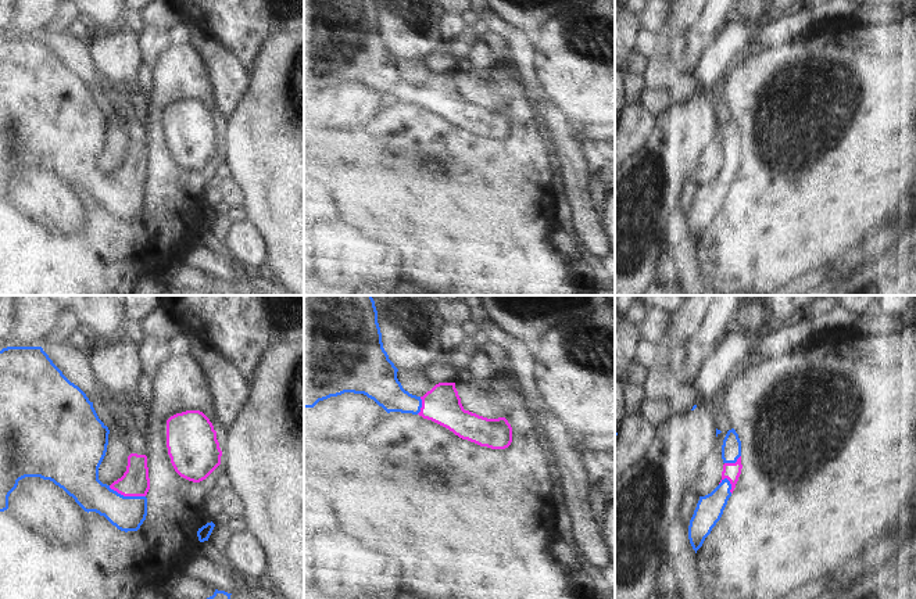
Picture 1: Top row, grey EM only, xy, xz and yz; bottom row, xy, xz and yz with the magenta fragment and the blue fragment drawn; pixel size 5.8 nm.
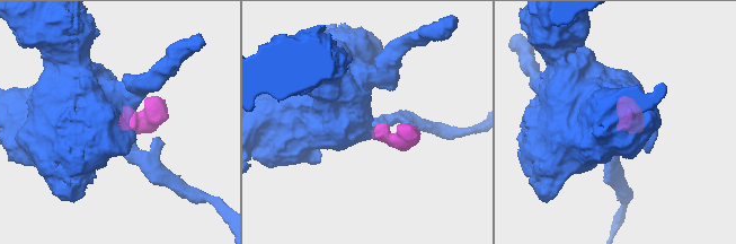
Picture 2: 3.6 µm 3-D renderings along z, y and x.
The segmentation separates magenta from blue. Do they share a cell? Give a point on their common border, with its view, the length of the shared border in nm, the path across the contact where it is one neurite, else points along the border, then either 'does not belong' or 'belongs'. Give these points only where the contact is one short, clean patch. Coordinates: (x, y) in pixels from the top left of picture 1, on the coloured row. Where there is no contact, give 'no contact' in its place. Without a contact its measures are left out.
xy (126, 495) | 220 nm | belongs

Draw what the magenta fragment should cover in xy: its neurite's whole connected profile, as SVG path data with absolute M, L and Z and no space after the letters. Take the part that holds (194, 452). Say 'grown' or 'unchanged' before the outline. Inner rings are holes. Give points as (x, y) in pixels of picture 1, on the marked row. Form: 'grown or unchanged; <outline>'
unchanged; M200 410L176 413L167 420L167 448L175 471L193 483L205 480L221 465L217 431Z

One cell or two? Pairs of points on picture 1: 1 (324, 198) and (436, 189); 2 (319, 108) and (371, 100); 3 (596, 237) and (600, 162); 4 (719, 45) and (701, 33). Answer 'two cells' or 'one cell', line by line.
1: two cells
2: one cell
3: two cells
4: two cells

